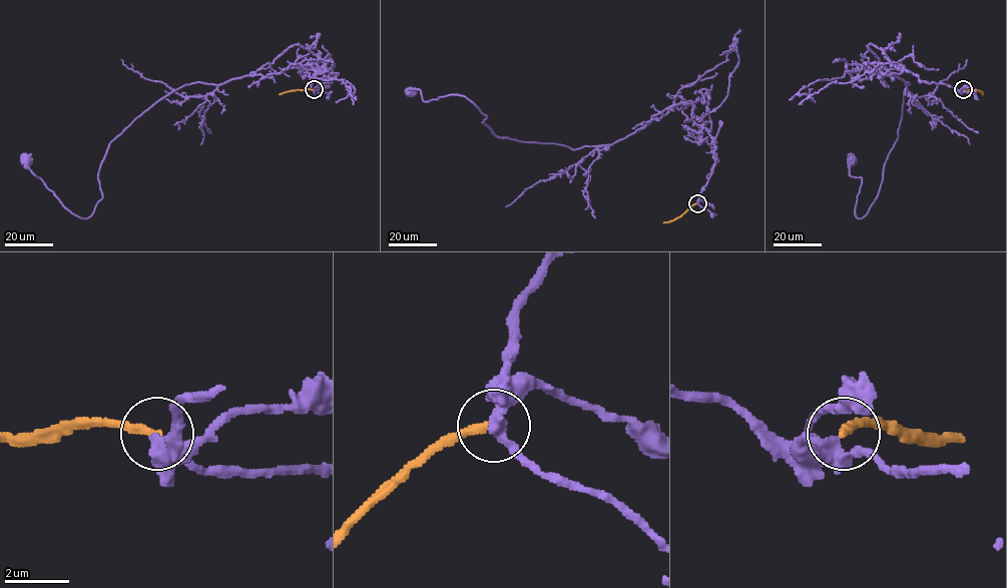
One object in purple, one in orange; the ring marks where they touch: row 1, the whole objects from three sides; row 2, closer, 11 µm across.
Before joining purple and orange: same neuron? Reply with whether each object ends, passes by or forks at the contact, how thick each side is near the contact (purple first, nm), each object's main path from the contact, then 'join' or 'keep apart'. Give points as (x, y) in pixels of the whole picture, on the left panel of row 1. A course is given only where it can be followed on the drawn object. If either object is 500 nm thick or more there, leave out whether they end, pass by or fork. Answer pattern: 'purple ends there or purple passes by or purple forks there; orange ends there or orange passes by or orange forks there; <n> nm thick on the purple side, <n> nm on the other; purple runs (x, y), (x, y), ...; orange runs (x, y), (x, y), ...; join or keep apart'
purple passes by; orange ends there; 400 nm thick on the purple side, 260 nm on the other; purple runs (313, 90), (331, 72), (299, 43), (248, 75), (173, 90), (109, 144), (88, 217), (26, 159); orange runs (313, 89), (279, 94); keep apart

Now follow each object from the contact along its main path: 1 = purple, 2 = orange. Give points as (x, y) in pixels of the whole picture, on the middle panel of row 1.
1: (697, 202), (714, 147), (681, 108), (610, 144), (571, 149), (499, 137), (466, 97), (424, 101), (410, 92)
2: (697, 203), (676, 218), (663, 222)

